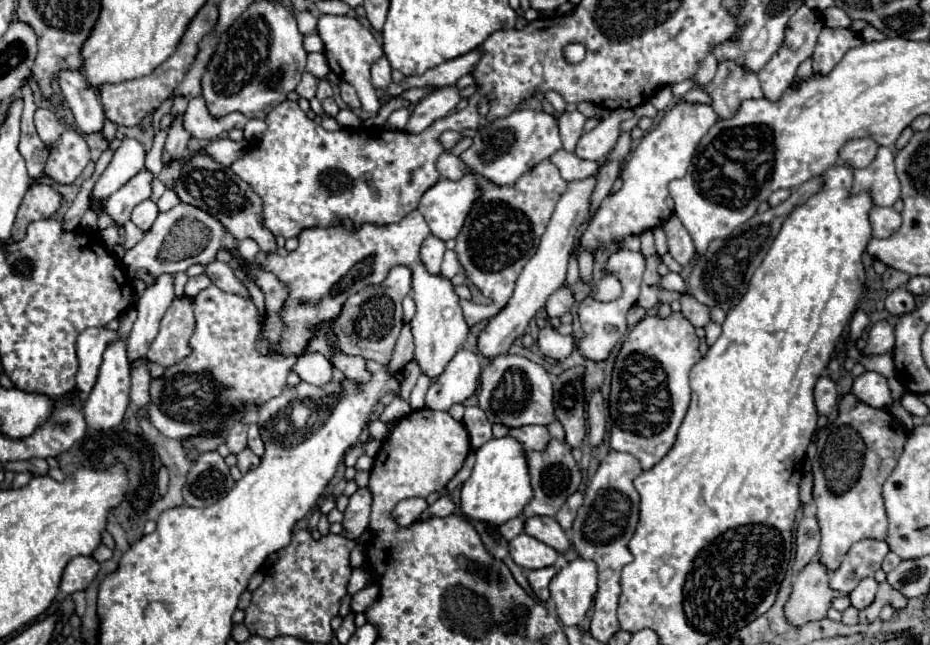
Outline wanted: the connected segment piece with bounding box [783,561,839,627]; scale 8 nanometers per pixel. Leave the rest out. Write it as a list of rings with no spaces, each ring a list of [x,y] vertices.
[[[819,561],[807,565],[807,569],[795,577],[793,593],[783,609],[787,623],[803,627],[811,621],[823,619],[837,595],[839,593],[829,587],[829,571],[823,569]]]

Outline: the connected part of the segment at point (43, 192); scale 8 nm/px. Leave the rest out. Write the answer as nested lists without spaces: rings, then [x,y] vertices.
[[[35,183],[27,189],[21,209],[17,213],[17,223],[13,229],[13,241],[21,241],[25,237],[27,225],[33,221],[53,217],[61,207],[61,193],[57,193],[47,183]]]

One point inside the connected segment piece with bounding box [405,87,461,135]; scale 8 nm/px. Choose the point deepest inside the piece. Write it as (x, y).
(441, 102)

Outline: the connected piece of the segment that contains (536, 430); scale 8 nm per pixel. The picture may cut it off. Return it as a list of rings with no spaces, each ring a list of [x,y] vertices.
[[[493,425],[493,435],[495,437],[511,435],[519,439],[527,451],[545,451],[547,443],[551,441],[547,427],[541,427],[541,425],[527,425],[523,429],[503,429],[503,425]]]

